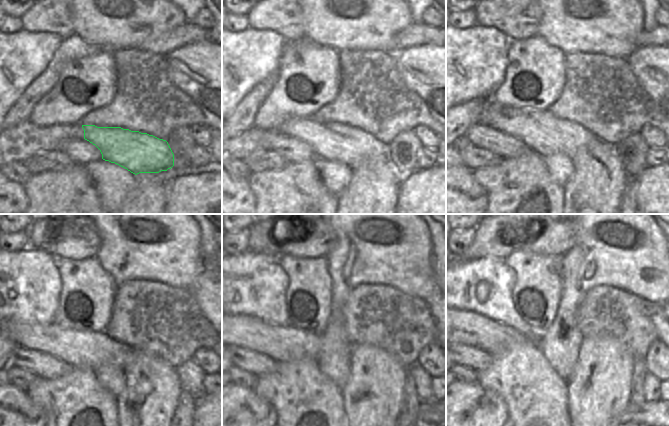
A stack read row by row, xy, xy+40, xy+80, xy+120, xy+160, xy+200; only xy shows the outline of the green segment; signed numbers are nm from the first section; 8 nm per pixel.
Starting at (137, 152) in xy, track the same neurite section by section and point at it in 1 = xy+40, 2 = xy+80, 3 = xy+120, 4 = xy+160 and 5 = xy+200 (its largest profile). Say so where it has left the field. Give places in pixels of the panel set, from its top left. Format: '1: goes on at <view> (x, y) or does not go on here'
1: goes on at xy+40 (333, 141)
2: goes on at xy+80 (543, 132)
3: goes on at xy+120 (82, 349)
4: goes on at xy+160 (280, 343)
5: goes on at xy+200 (466, 327)

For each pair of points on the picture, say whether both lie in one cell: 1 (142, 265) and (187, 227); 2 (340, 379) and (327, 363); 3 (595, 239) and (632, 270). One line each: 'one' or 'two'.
1: one
2: one
3: one

